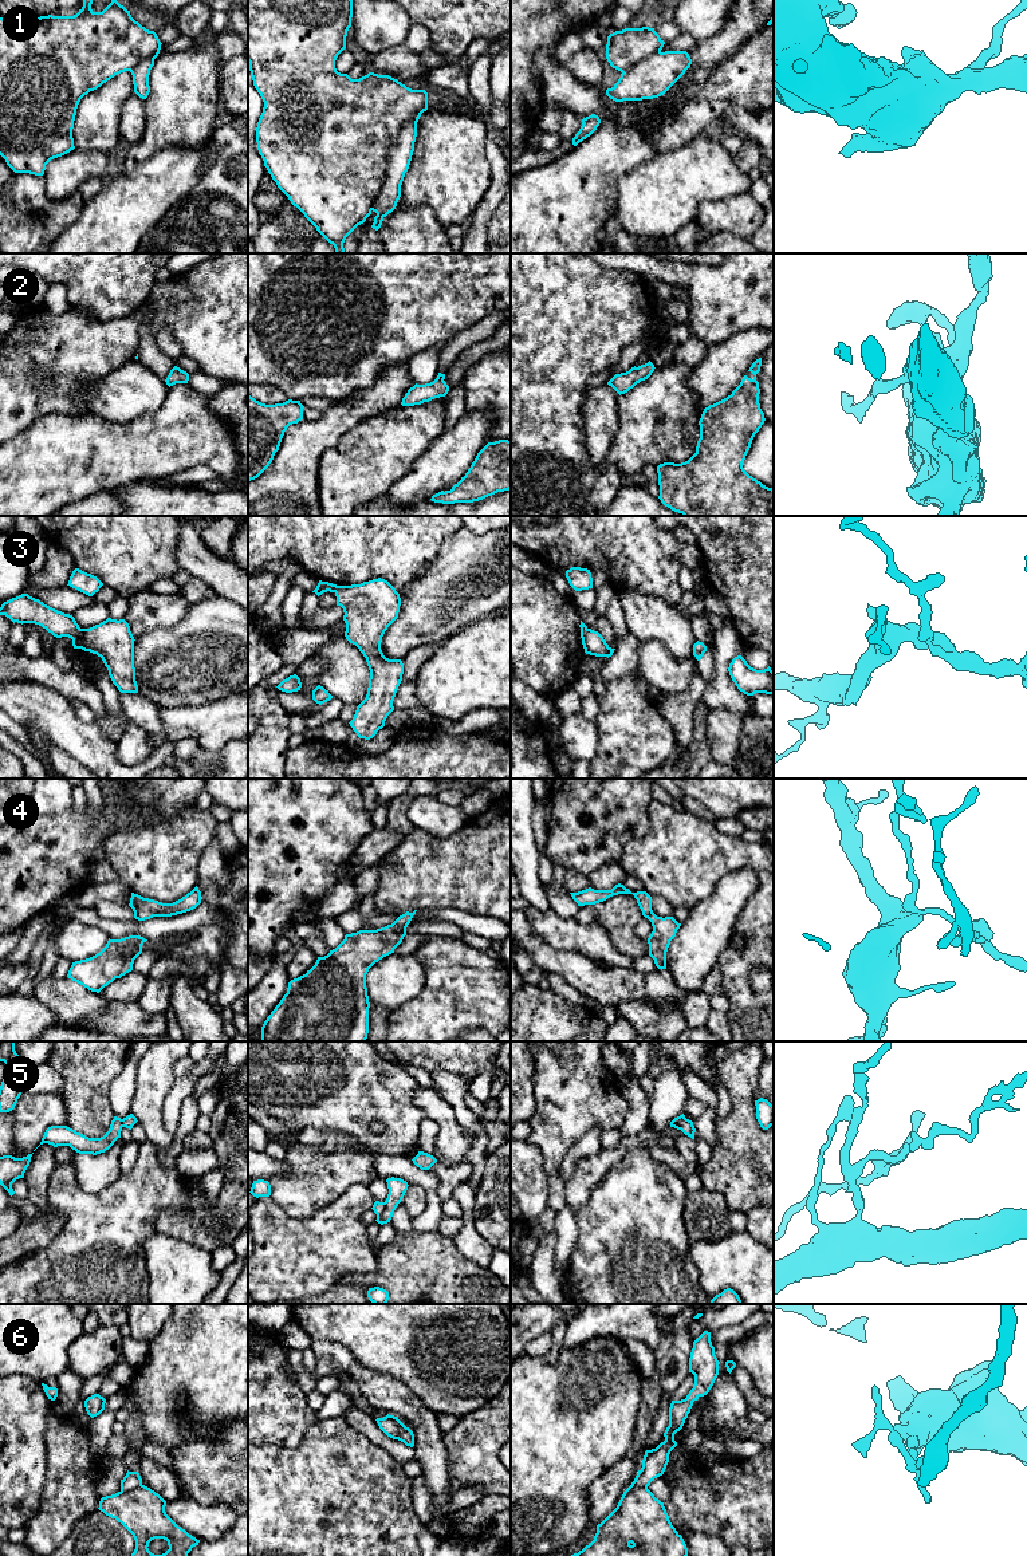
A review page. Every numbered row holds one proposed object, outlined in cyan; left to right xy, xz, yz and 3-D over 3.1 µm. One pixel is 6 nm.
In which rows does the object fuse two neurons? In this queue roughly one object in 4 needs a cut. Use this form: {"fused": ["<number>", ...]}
{"fused": ["1", "5", "6"]}

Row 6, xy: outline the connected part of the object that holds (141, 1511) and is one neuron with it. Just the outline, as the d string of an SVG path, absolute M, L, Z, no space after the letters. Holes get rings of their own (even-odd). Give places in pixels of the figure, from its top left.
M141 1485L130 1492L118 1492L102 1497L99 1510L121 1522L134 1537L131 1556L188 1556L200 1540L178 1527L165 1512L166 1501L150 1488ZM154 1539L168 1541L169 1549L162 1555L149 1551Z

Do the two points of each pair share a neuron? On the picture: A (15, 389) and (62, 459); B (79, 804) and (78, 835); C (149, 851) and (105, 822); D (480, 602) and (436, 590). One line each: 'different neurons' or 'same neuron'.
A: different neurons
B: different neurons
C: different neurons
D: same neuron

